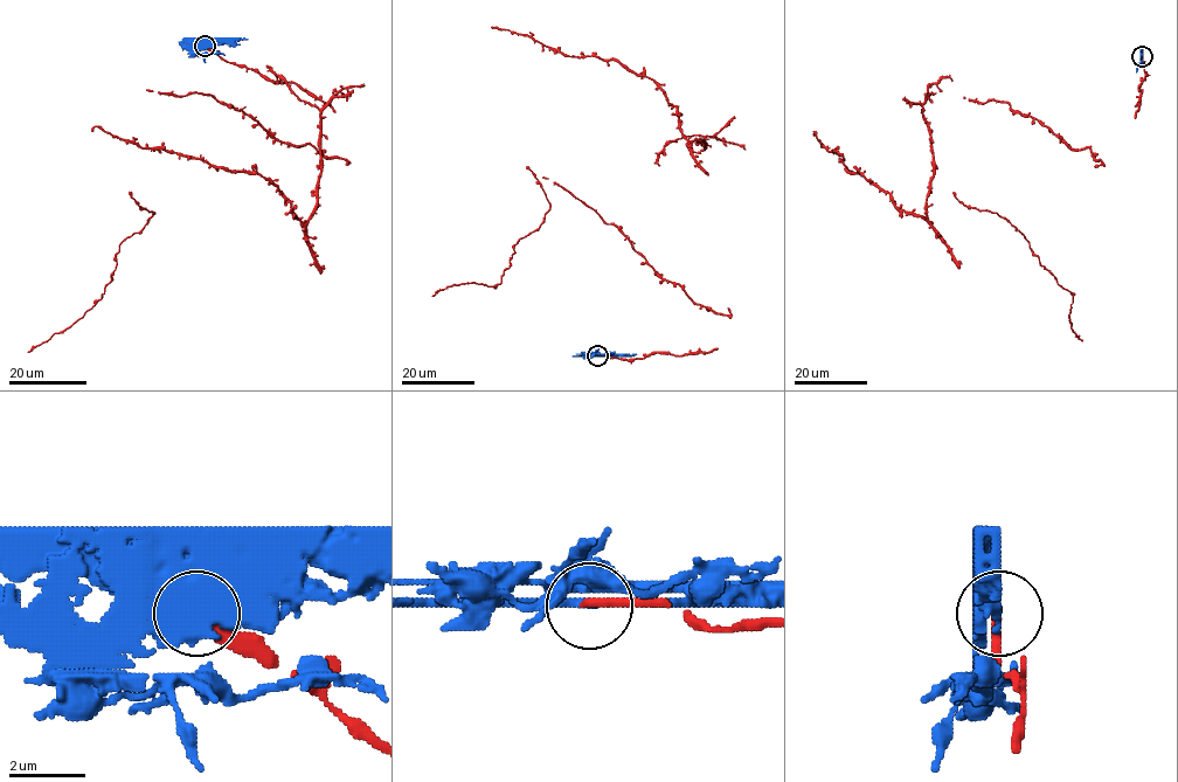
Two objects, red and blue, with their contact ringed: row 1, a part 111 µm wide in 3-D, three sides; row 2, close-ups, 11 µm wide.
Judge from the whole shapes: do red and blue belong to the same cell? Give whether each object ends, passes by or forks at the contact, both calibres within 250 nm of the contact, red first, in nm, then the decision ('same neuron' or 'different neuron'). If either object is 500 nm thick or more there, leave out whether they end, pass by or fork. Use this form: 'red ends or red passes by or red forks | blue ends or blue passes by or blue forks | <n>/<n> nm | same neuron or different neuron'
red ends | blue ends | 360/440 nm | different neuron

